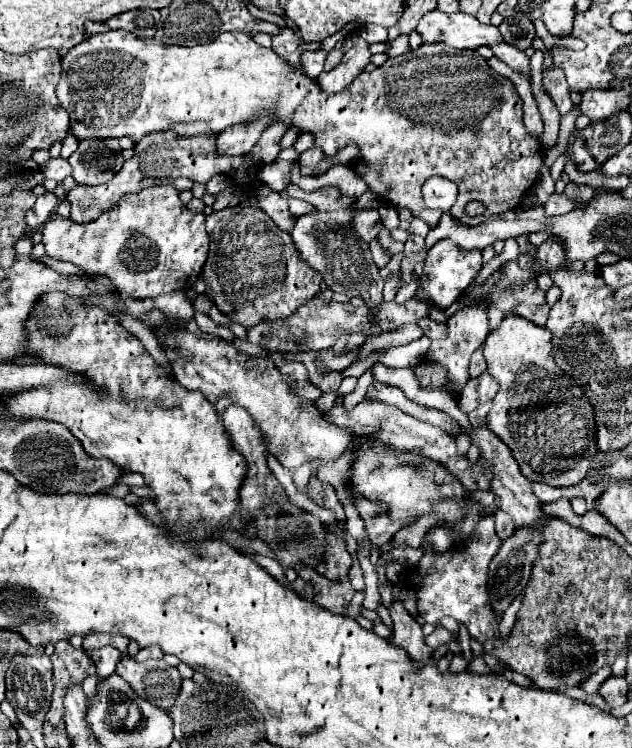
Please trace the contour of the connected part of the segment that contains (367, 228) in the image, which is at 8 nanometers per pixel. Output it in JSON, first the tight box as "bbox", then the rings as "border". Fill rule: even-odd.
{"bbox":[351,208,381,242],"border":[[[369,208],[369,210],[353,210],[351,228],[353,228],[365,242],[375,240],[377,234],[381,232],[379,212],[373,210],[373,208]]]}

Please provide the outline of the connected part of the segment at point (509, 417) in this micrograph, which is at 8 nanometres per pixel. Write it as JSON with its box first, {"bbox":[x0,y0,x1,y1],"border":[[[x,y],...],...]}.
{"bbox":[483,314,597,486],"border":[[[507,314],[499,328],[491,330],[483,342],[483,356],[487,362],[487,372],[499,382],[499,392],[493,398],[493,406],[487,414],[487,428],[497,434],[513,452],[521,472],[533,480],[549,486],[575,486],[589,470],[589,458],[597,450],[593,406],[575,380],[565,376],[551,356],[551,336],[545,326],[537,326],[519,314]]]}

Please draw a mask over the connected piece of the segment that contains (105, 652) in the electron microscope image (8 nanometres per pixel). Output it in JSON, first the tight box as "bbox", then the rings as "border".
{"bbox":[87,646,123,676],"border":[[[105,646],[105,648],[101,648],[101,650],[91,650],[91,652],[87,652],[87,654],[89,654],[91,660],[97,664],[97,672],[99,672],[101,676],[111,676],[111,674],[115,672],[117,664],[119,664],[121,658],[123,658],[123,654],[121,654],[117,648],[113,648],[113,646]]]}

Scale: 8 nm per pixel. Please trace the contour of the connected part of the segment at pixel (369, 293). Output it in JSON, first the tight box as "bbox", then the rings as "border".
{"bbox":[291,210,385,310],"border":[[[333,210],[333,212],[309,212],[295,218],[295,226],[291,230],[291,238],[303,262],[307,262],[313,270],[317,270],[325,284],[333,292],[343,292],[349,298],[359,296],[369,306],[369,310],[377,310],[383,302],[383,286],[385,280],[379,274],[377,264],[371,258],[369,246],[357,236],[339,230],[349,228],[349,210]]]}

